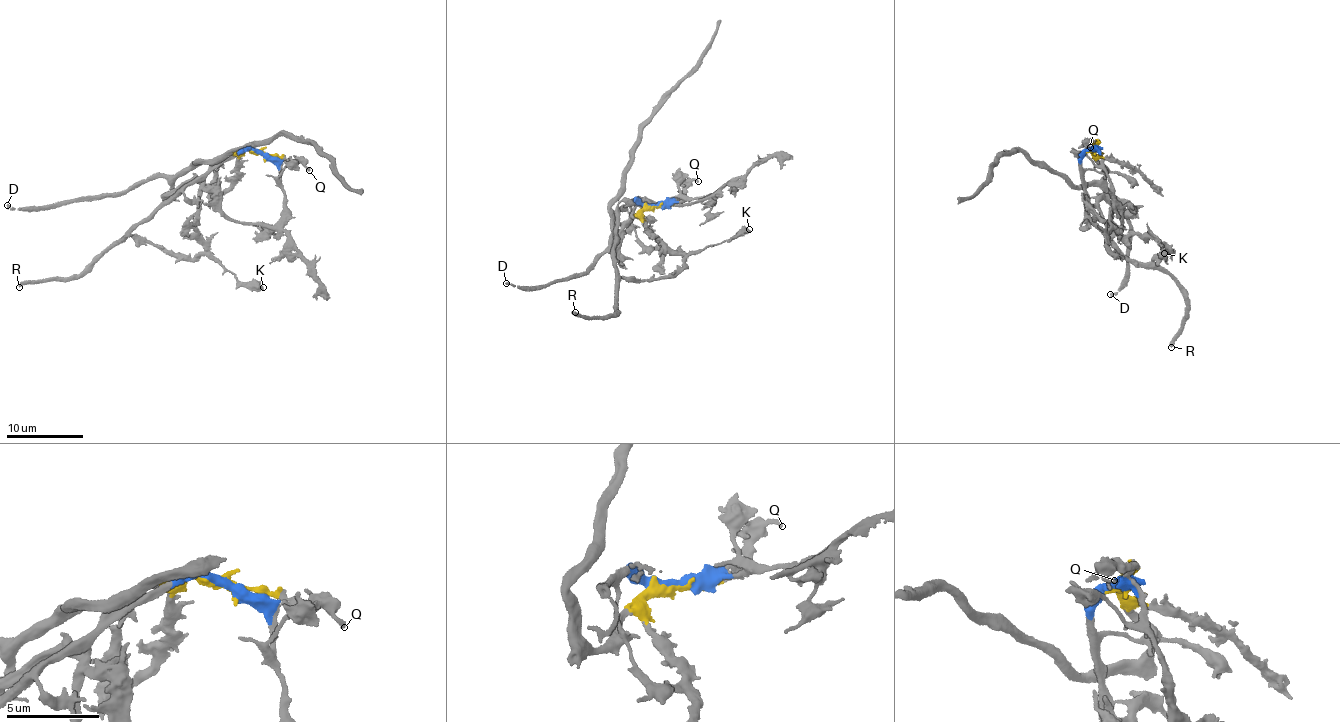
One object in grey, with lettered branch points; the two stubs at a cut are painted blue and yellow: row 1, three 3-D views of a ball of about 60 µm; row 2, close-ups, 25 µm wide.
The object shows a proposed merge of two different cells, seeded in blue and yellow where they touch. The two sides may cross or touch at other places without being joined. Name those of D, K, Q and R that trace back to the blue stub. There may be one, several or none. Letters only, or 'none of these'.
K, R

